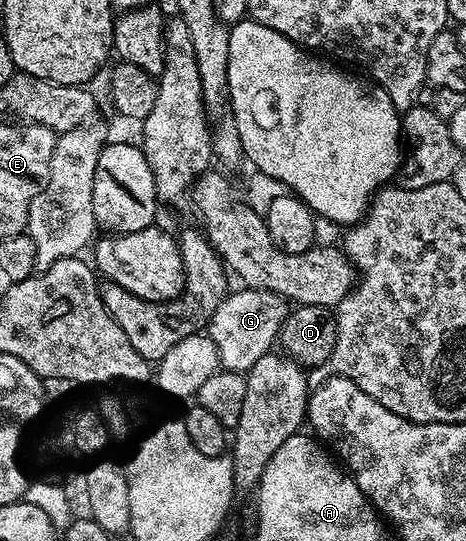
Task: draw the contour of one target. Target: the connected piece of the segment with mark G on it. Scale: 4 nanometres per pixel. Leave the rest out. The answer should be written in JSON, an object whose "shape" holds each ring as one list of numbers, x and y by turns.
{"shape":[[246,287,239,289,230,292,220,303,209,319,207,334,217,347,220,366,227,371,246,374,255,361,270,354,274,348,280,336,281,325,289,316,291,305,287,299,269,290]]}

